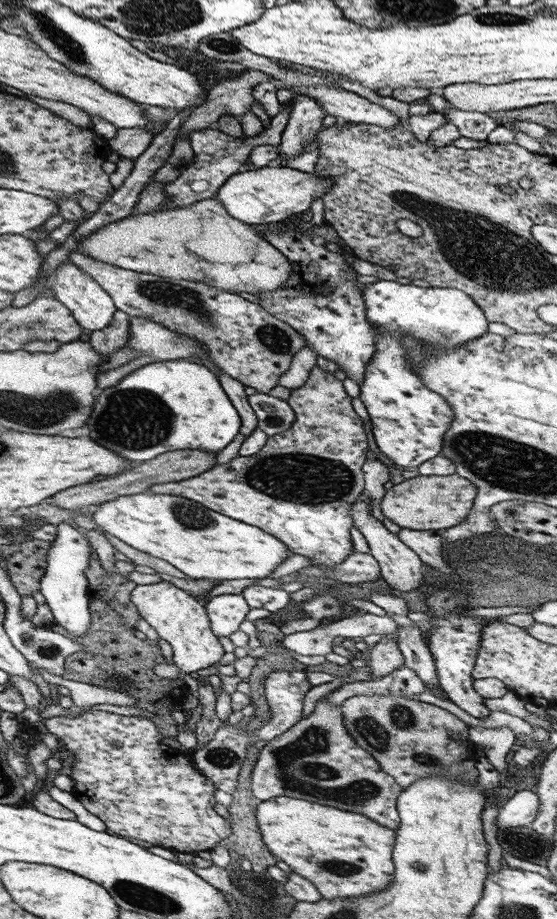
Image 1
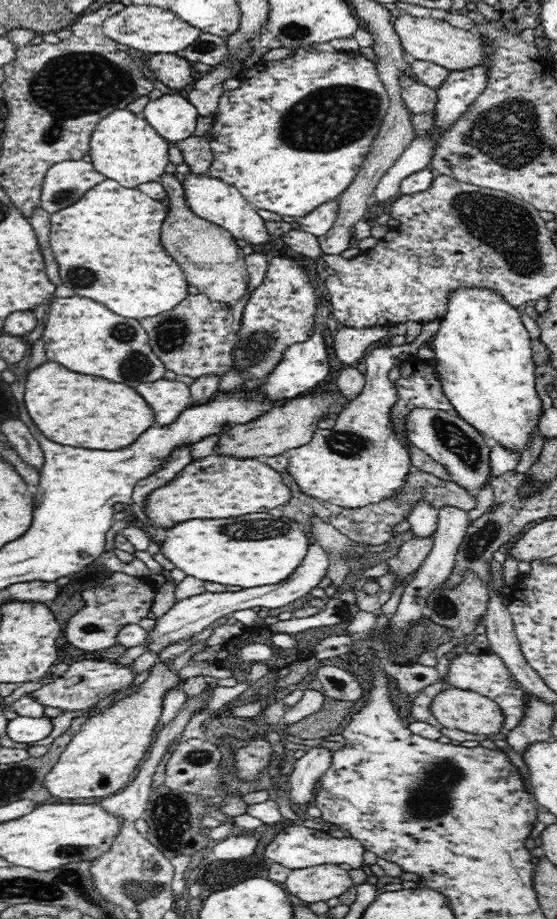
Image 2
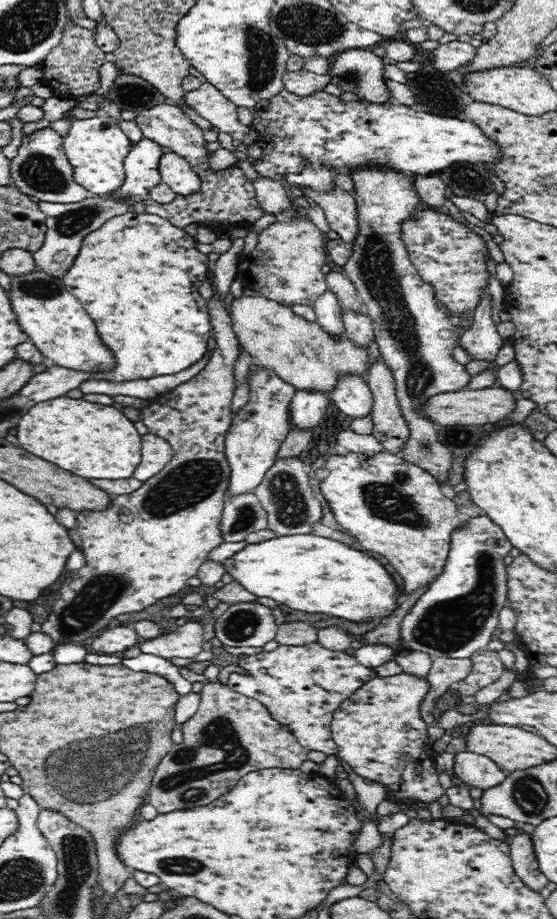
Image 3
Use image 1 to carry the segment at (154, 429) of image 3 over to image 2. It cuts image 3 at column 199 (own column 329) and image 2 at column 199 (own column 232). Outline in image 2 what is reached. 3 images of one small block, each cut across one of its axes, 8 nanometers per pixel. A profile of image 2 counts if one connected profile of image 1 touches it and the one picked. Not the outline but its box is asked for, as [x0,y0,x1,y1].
[143,456,290,533]

